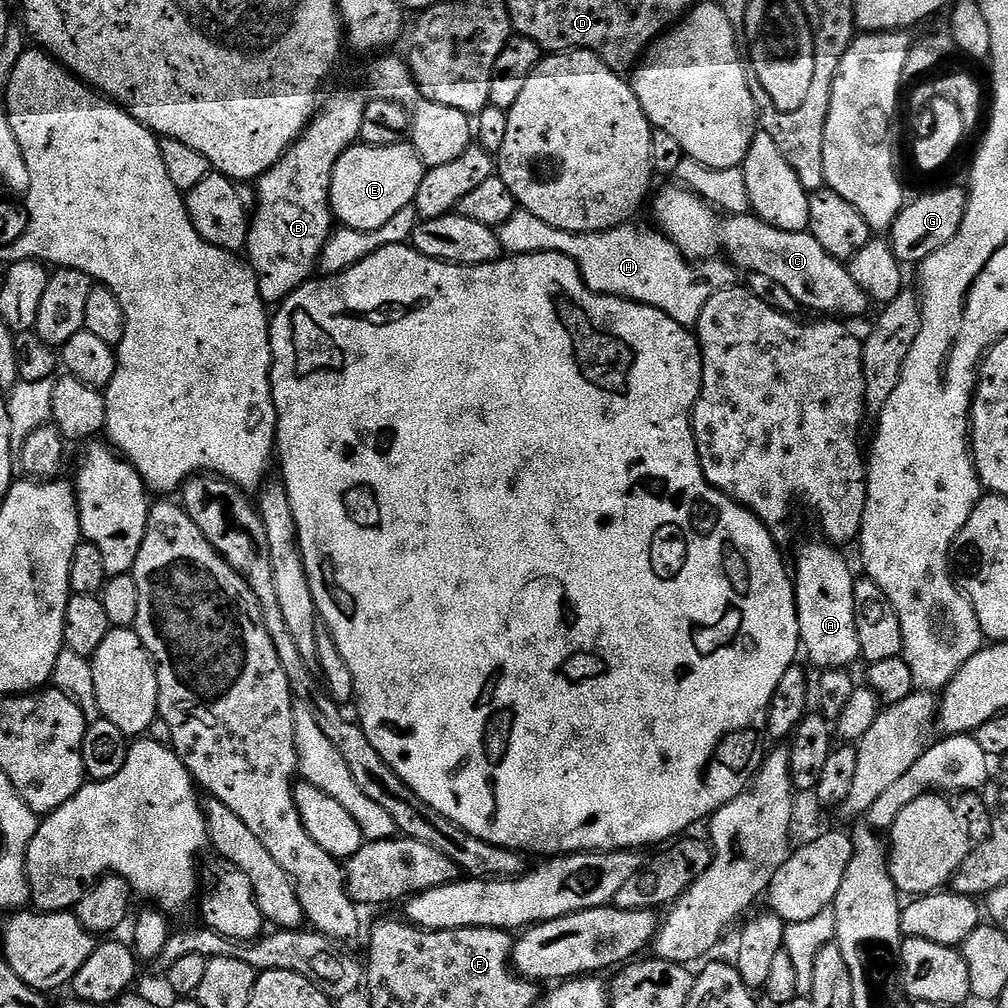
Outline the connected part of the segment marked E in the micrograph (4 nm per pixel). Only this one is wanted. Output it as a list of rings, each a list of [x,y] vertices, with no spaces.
[[[355,143],[340,155],[334,166],[330,182],[333,217],[345,228],[378,230],[386,226],[398,210],[413,207],[425,171],[424,159],[411,143],[390,146]]]

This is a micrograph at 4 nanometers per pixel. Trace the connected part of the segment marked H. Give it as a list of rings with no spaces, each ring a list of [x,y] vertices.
[[[518,210],[512,215],[510,222],[506,222],[499,228],[498,235],[500,247],[508,256],[525,256],[543,252],[562,254],[576,263],[580,277],[590,291],[602,296],[623,296],[625,300],[634,300],[637,304],[654,306],[662,310],[662,314],[674,318],[674,322],[678,322],[683,328],[695,329],[698,318],[702,314],[702,306],[706,306],[706,302],[710,302],[714,294],[718,294],[724,288],[733,287],[737,283],[737,269],[724,258],[699,262],[686,260],[683,254],[668,241],[667,236],[655,227],[632,227],[621,226],[605,232],[567,232],[542,222],[542,218],[534,218],[534,214]]]

